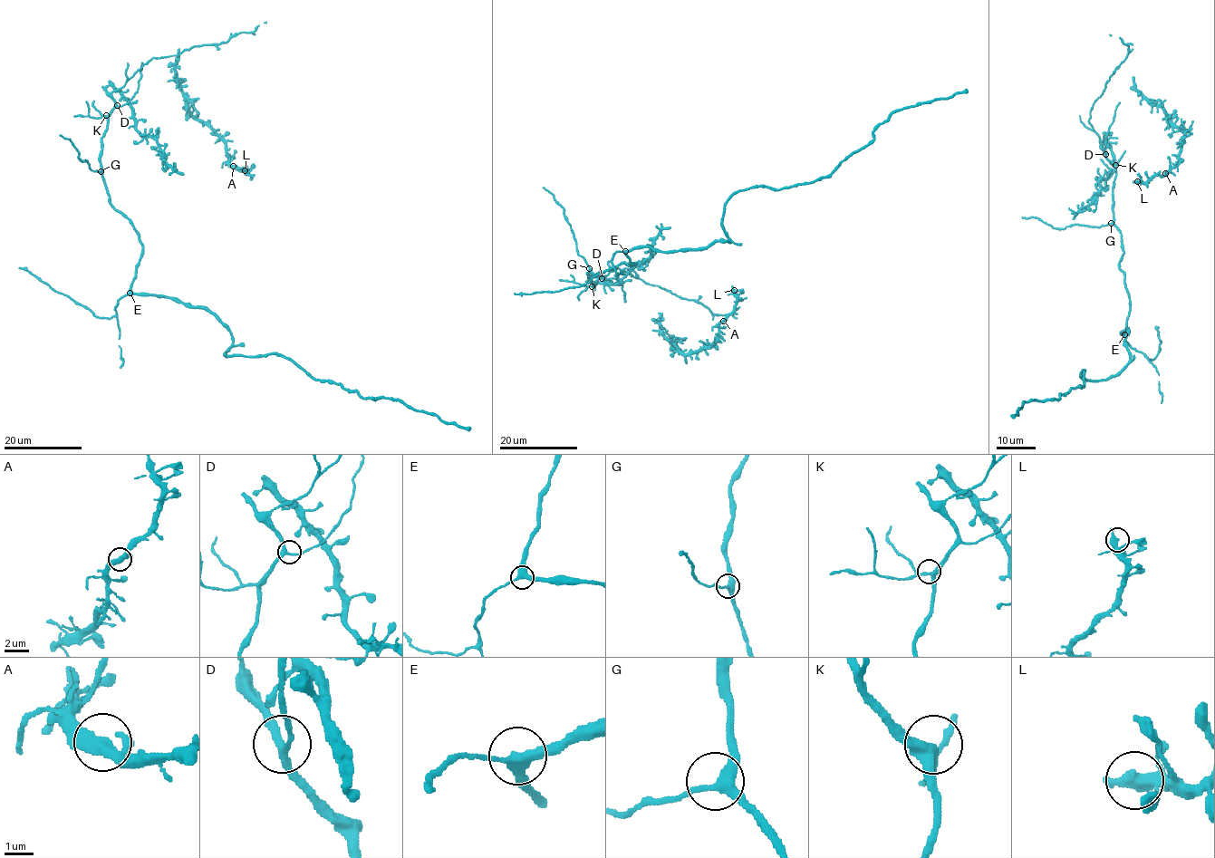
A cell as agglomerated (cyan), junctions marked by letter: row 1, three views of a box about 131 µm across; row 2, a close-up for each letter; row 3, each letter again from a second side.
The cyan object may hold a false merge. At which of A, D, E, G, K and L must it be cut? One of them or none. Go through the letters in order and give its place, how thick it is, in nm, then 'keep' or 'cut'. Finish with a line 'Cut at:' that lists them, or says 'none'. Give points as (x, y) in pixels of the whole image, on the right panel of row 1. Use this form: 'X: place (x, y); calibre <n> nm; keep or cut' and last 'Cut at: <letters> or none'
A: place (1165, 173); calibre 360 nm; keep
D: place (1105, 154); calibre 240 nm; keep
E: place (1124, 334); calibre 360 nm; keep
G: place (1111, 223); calibre 320 nm; keep
K: place (1115, 165); calibre 300 nm; keep
L: place (1137, 181); calibre 360 nm; keep
Cut at: none

